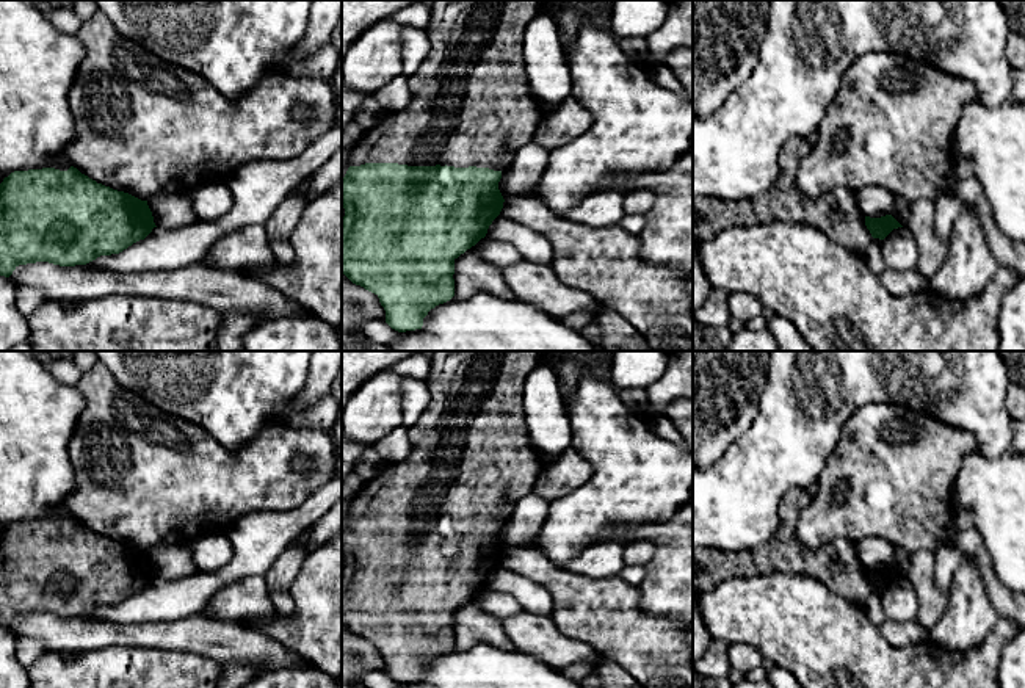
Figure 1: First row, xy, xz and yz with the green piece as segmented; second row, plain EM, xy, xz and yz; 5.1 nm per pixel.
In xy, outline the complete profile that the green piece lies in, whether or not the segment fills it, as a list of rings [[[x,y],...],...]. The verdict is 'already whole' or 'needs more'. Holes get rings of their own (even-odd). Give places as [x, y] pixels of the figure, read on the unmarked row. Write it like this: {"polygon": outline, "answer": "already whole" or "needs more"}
{"polygon": [[[71,517],[67,522],[60,522],[55,519],[42,520],[28,520],[28,522],[14,522],[0,534],[0,627],[9,628],[19,616],[49,613],[60,617],[75,617],[86,616],[96,611],[100,607],[119,605],[133,594],[144,591],[152,580],[157,578],[154,574],[152,563],[147,556],[147,552],[141,552],[129,544],[113,541],[88,527],[81,525],[77,519]]], "answer": "already whole"}

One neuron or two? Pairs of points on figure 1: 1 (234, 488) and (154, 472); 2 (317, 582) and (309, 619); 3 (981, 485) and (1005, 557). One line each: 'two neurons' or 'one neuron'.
1: one neuron
2: one neuron
3: one neuron

